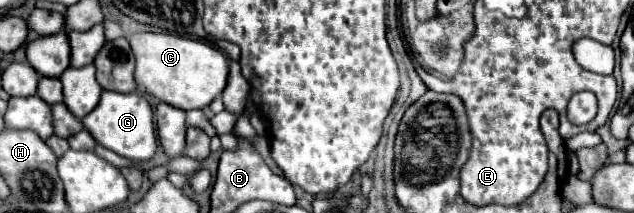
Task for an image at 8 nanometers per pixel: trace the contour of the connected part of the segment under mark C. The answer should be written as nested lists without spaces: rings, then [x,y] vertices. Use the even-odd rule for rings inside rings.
[[[140,32],[131,35],[129,43],[137,59],[137,67],[135,67],[137,85],[145,93],[157,97],[159,101],[165,101],[183,111],[203,109],[225,89],[229,59],[223,51],[215,49],[205,41],[169,32]]]

